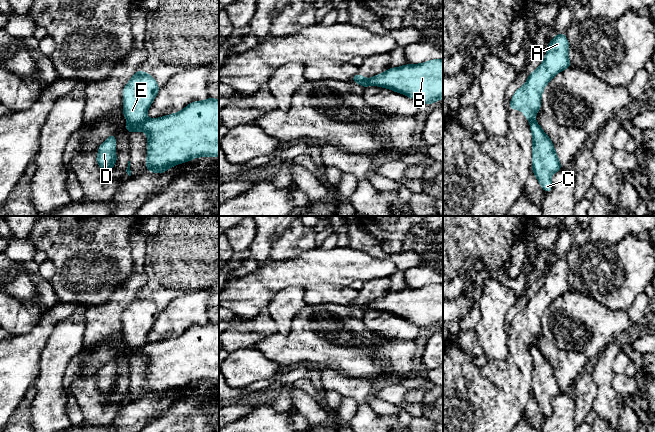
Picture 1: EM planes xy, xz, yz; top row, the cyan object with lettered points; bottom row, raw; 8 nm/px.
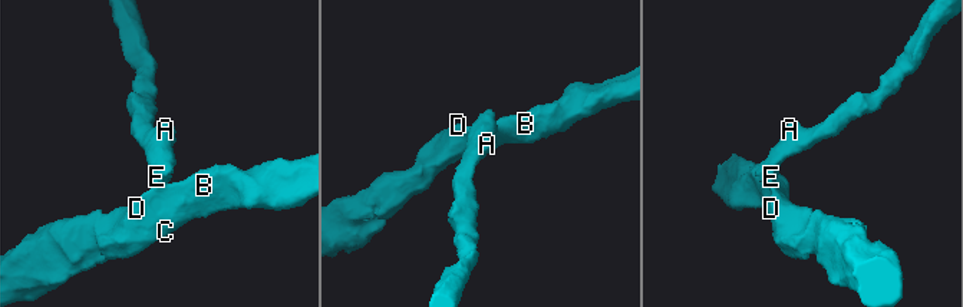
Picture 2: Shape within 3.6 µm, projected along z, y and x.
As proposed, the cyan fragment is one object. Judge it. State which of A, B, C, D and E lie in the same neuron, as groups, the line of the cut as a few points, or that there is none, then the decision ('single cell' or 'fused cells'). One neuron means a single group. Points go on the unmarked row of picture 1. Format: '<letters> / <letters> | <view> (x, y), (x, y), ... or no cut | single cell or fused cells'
A E / B C D | xy (147, 343), (137, 348), (128, 349) | fused cells

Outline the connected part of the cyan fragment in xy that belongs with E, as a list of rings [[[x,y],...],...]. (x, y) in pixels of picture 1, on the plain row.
[[[140,293],[123,312],[123,338],[129,350],[147,344],[147,335],[159,316],[156,304]]]

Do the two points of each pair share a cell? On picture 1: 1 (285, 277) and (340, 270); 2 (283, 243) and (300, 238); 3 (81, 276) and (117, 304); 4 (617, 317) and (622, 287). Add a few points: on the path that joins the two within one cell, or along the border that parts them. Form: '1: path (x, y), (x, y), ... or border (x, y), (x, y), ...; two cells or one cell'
1: path (299, 271), (326, 270); one cell
2: path (287, 243), (291, 243), (296, 239); one cell
3: border (125, 280), (105, 302), (88, 306); two cells
4: border (596, 300), (611, 309), (624, 309), (626, 311); two cells

